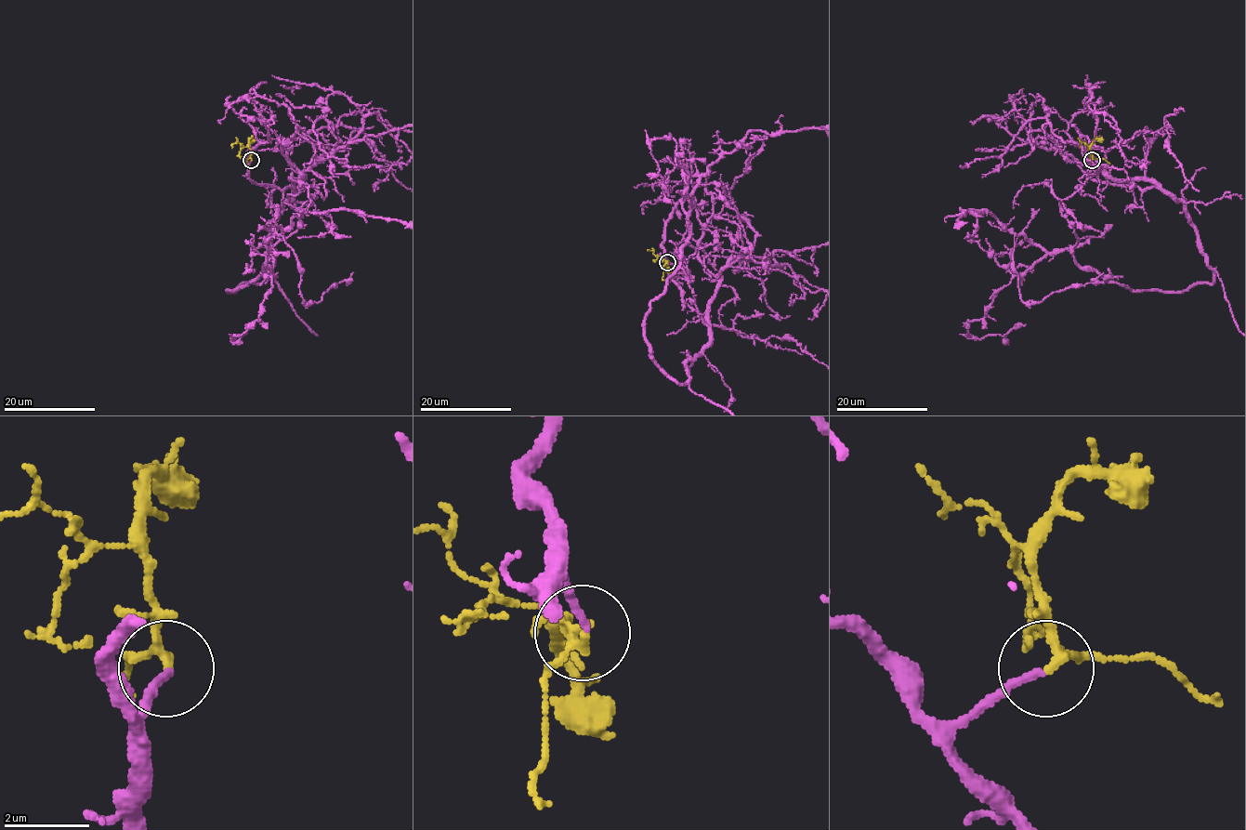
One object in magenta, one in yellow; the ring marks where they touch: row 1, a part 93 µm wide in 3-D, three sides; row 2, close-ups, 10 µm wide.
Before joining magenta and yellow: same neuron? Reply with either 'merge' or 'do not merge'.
merge

